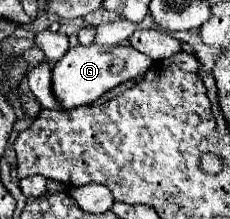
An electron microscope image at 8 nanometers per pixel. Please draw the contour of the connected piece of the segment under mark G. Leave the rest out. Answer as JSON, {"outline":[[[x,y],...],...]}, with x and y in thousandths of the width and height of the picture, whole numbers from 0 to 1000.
{"outline":[[[335,205],[300,224],[230,306],[222,324],[222,406],[248,443],[274,507],[309,507],[361,479],[387,479],[422,461],[457,416],[509,397],[517,379],[543,379],[561,361],[613,352],[639,333],[639,315],[665,297],[665,279],[587,233],[578,215],[430,215],[430,205]]]}

